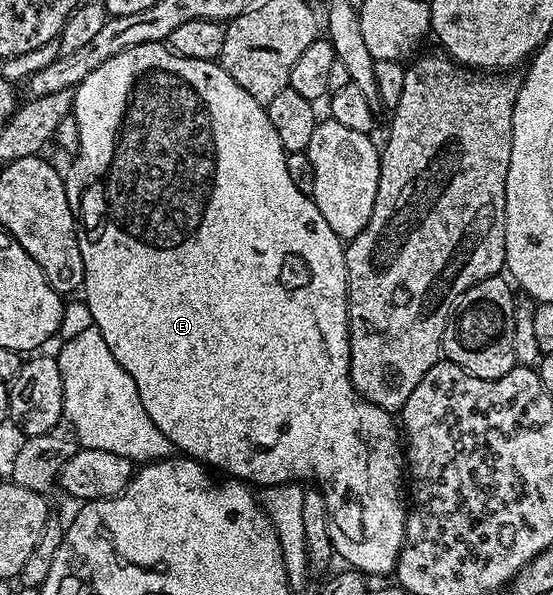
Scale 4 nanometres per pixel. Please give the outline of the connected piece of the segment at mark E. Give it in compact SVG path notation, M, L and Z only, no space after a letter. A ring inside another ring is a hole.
M151 42L150 44L138 44L134 48L126 48L126 52L118 52L118 56L110 56L106 64L98 64L86 80L82 80L74 87L72 96L72 114L78 122L78 147L76 154L71 159L72 167L66 170L66 181L64 187L70 200L72 215L76 217L76 239L78 248L82 252L82 264L84 265L84 284L82 295L88 301L88 314L91 325L97 326L102 332L102 337L106 339L106 344L110 344L110 352L114 352L114 360L130 372L134 384L138 384L138 392L142 396L142 408L146 408L146 413L154 424L162 431L162 436L166 436L172 441L173 447L181 455L195 458L197 463L205 467L213 468L217 466L220 470L225 470L233 479L239 480L245 484L251 484L256 488L266 486L277 486L304 478L317 478L319 485L324 492L326 508L328 509L328 521L330 523L328 531L332 541L332 549L337 555L345 558L347 565L353 570L360 571L365 576L371 574L391 575L396 569L396 561L400 555L400 550L404 547L404 529L408 519L409 507L406 505L406 454L402 449L402 434L398 429L391 413L374 404L370 404L362 398L354 388L352 377L350 376L350 344L348 343L348 273L346 272L346 260L344 259L345 243L336 235L334 228L326 224L322 212L318 212L315 202L309 195L298 192L298 187L290 181L290 176L286 169L286 160L288 154L282 148L282 140L278 140L278 132L274 132L274 124L270 124L268 111L230 72L226 72L219 61L210 60L190 60L186 56L178 56L168 49L164 42Z

